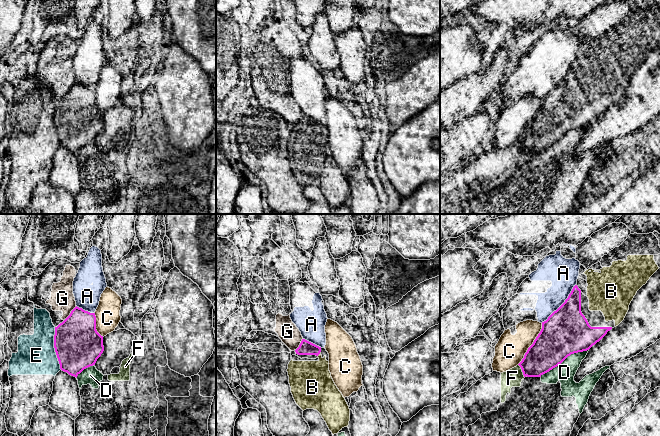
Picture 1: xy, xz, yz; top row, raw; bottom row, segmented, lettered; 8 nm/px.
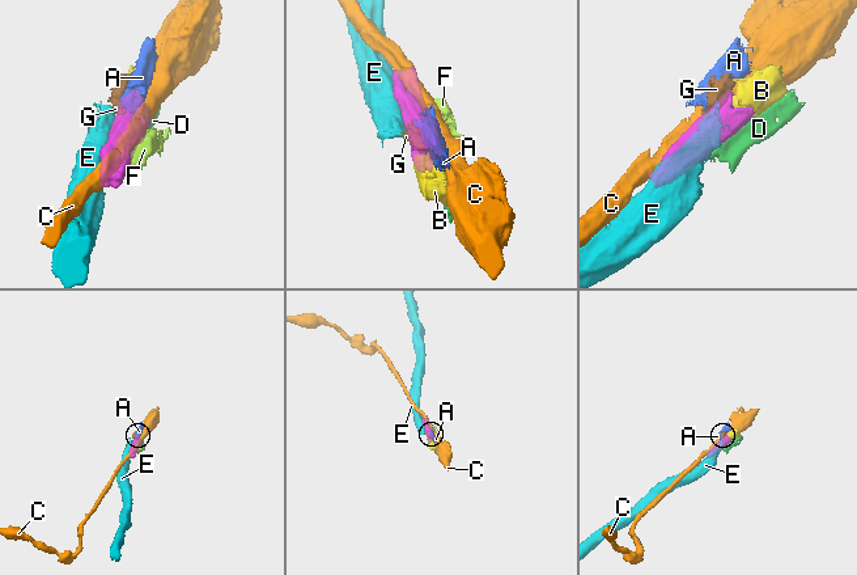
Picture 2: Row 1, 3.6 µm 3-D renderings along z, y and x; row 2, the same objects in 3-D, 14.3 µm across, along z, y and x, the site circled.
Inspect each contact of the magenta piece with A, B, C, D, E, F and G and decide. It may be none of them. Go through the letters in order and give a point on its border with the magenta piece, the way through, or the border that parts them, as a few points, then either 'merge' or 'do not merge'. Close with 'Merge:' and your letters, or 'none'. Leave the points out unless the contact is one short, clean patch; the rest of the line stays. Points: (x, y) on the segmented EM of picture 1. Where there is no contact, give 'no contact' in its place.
A: yz (562, 304) | along yz (575, 284), (568, 297), (541, 322) | do not merge
B: xz (319, 353) | merge
C: yz (532, 344) | do not merge
D: yz (564, 359) | do not merge
E: xy (54, 347) | do not merge
F: yz (522, 371) | along yz (518, 364), (524, 377) | do not merge
G: xy (70, 313) | along xy (76, 306), (64, 320) | do not merge
Merge: B

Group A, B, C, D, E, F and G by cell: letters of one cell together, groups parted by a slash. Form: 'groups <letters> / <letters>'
groups A / B / C / D / E / F / G

